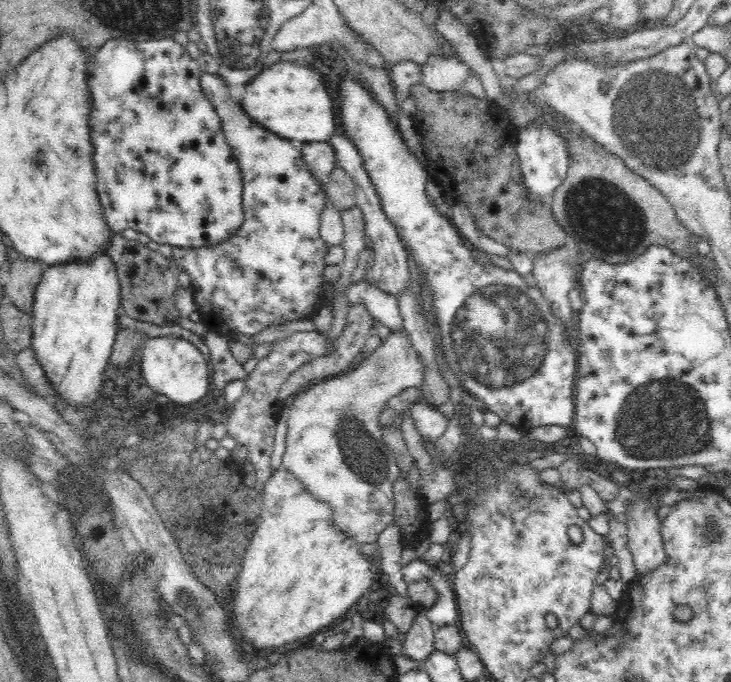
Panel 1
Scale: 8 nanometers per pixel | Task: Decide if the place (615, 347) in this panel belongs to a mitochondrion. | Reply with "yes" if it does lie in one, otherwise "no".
no

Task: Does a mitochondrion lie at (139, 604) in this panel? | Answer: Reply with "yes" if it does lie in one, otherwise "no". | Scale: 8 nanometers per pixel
no

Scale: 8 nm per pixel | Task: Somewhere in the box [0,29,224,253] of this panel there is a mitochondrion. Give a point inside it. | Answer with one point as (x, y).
(39, 159)

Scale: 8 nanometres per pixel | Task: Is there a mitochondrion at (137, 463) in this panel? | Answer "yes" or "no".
no

